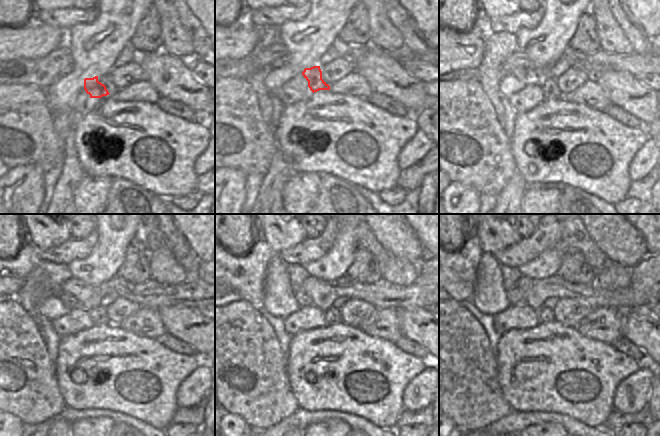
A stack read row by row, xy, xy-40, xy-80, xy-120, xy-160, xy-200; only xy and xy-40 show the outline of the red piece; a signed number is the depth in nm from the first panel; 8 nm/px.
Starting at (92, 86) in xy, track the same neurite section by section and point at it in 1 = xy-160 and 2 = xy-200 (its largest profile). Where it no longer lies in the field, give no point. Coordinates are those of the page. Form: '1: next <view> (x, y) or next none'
1: next xy-160 (305, 317)
2: next xy-200 (517, 316)

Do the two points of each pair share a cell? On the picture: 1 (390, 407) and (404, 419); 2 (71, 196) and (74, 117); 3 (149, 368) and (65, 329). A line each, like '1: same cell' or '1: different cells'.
1: different cells
2: different cells
3: different cells

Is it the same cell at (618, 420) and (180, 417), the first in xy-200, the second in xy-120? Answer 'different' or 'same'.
same

